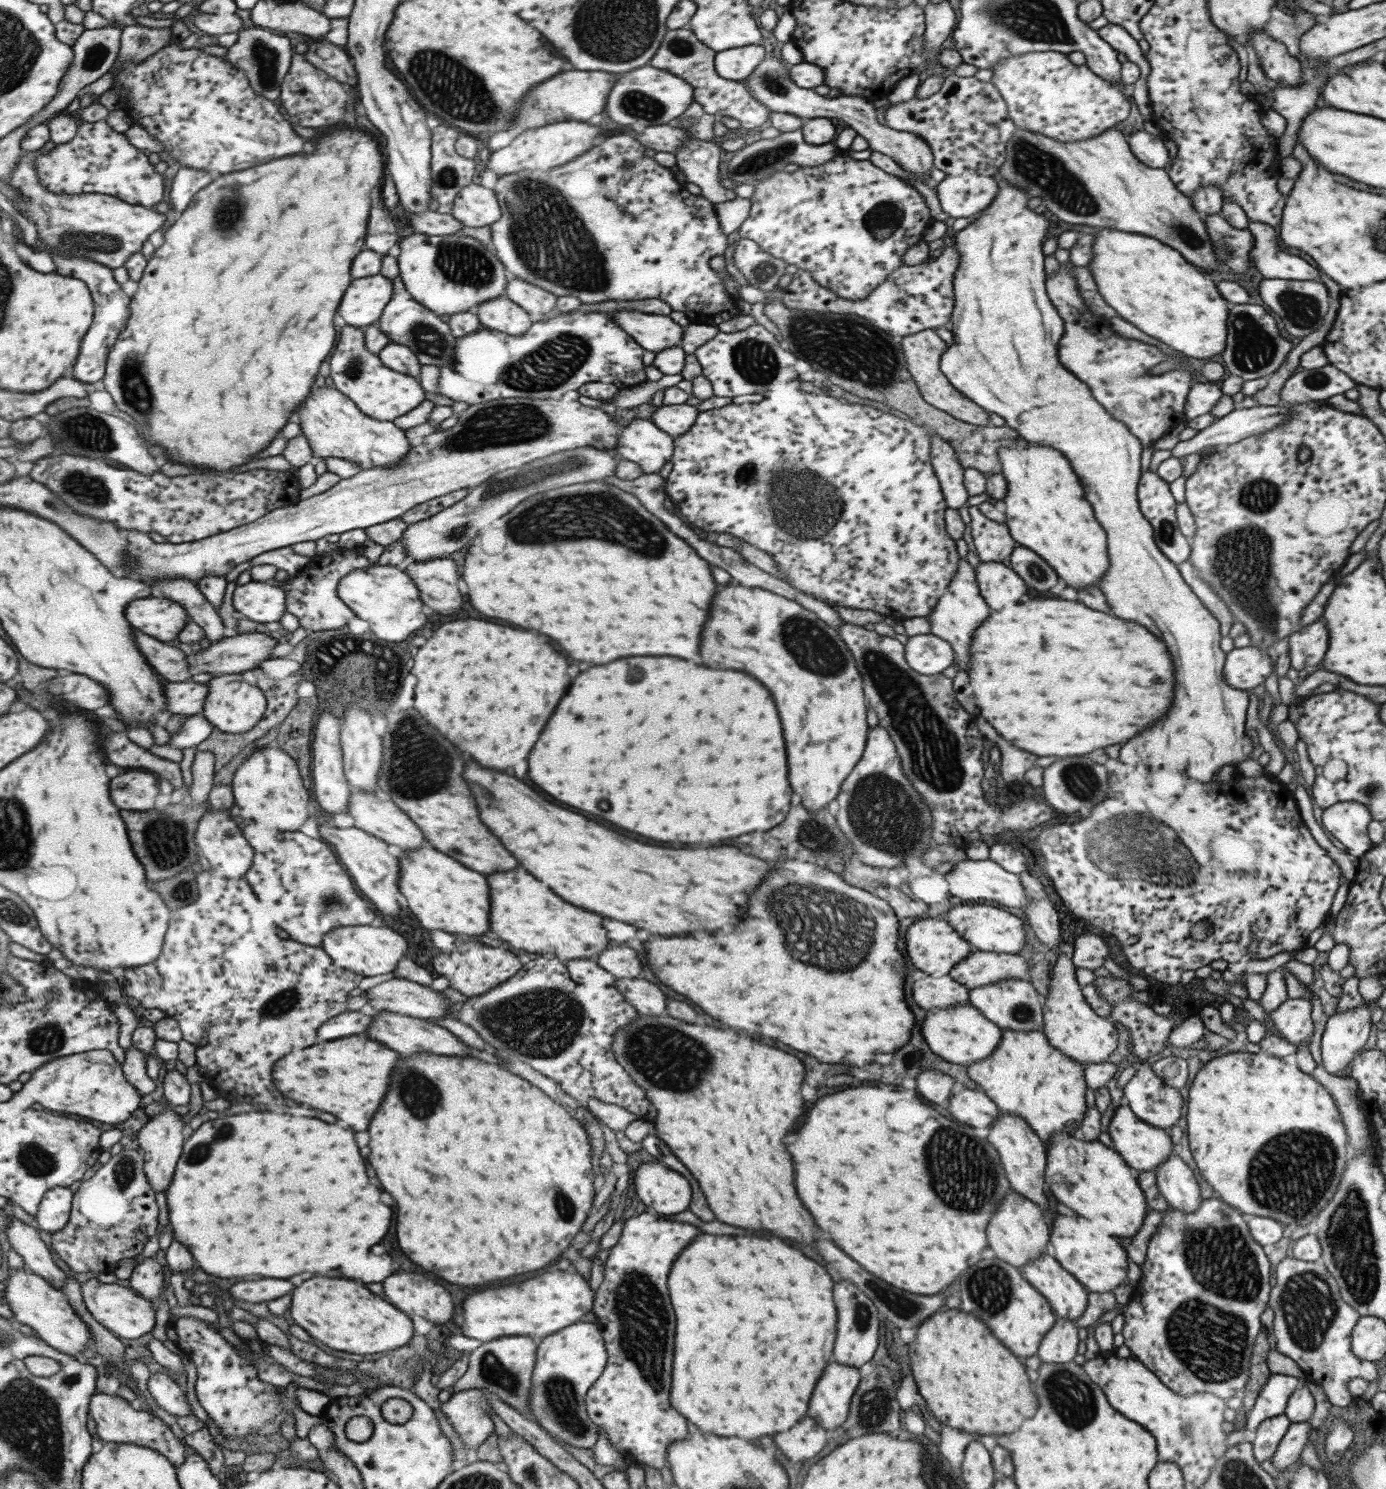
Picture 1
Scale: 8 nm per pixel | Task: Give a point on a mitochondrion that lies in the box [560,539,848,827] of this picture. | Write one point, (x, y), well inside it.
(627, 680)

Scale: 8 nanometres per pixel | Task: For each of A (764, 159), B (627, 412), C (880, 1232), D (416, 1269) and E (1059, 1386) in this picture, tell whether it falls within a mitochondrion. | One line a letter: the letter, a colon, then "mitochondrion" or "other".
A: mitochondrion
B: other
C: other
D: other
E: mitochondrion

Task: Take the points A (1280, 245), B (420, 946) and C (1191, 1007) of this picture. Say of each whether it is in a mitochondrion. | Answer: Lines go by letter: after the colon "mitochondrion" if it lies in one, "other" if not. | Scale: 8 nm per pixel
A: other
B: other
C: other

